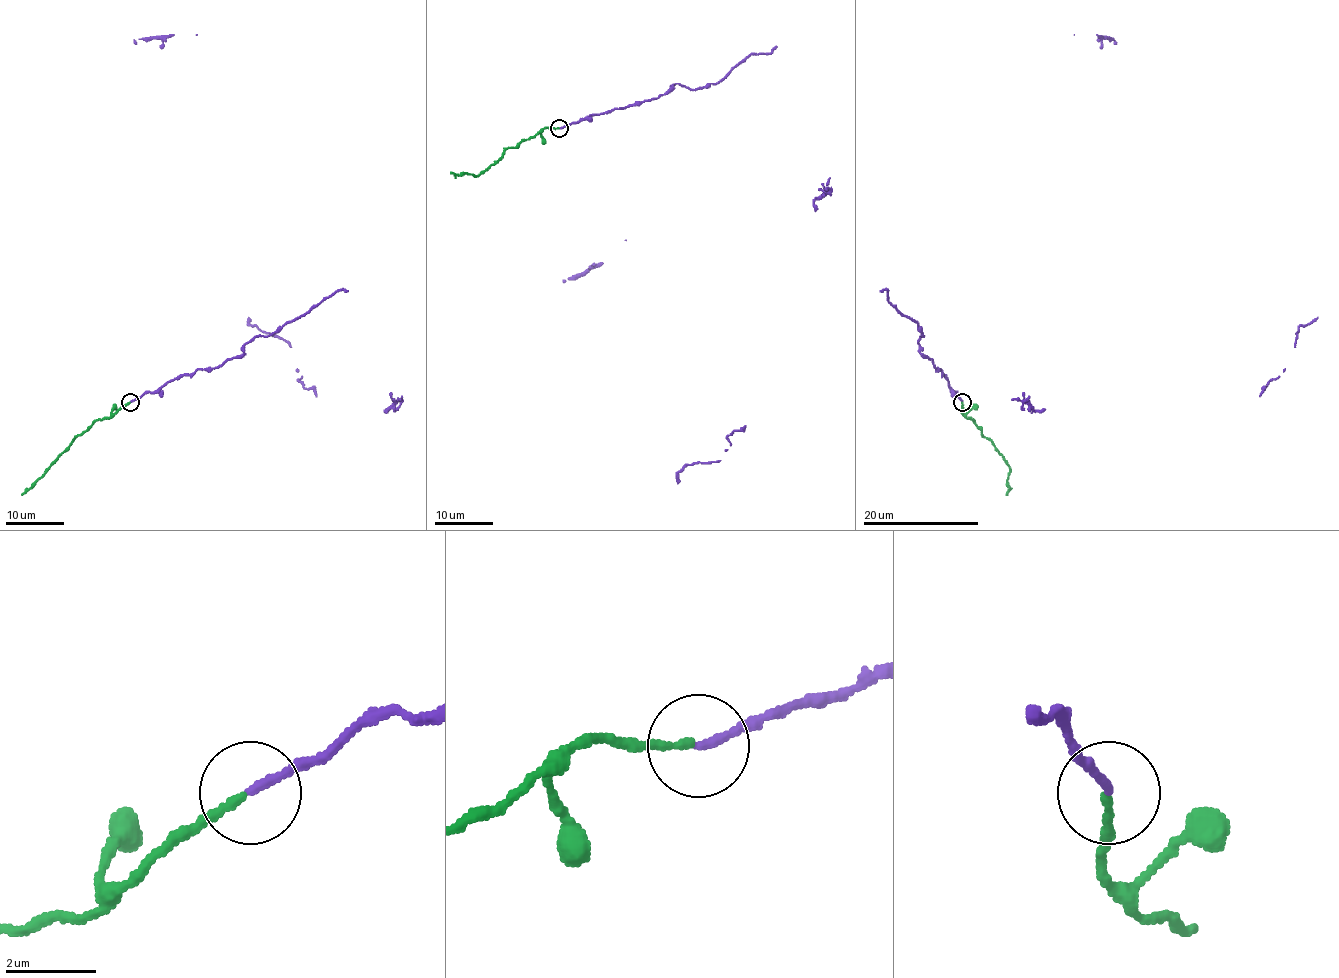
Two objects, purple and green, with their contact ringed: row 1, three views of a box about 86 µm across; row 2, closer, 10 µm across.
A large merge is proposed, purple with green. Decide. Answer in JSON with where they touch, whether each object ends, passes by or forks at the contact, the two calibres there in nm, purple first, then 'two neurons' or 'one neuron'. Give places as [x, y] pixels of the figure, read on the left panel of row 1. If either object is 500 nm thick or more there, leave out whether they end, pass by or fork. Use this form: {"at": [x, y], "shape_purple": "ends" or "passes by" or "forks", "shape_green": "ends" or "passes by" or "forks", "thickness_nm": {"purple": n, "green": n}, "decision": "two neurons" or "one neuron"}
{"at": [130, 402], "shape_purple": "ends", "shape_green": "ends", "thickness_nm": {"purple": 180, "green": 180}, "decision": "two neurons"}

